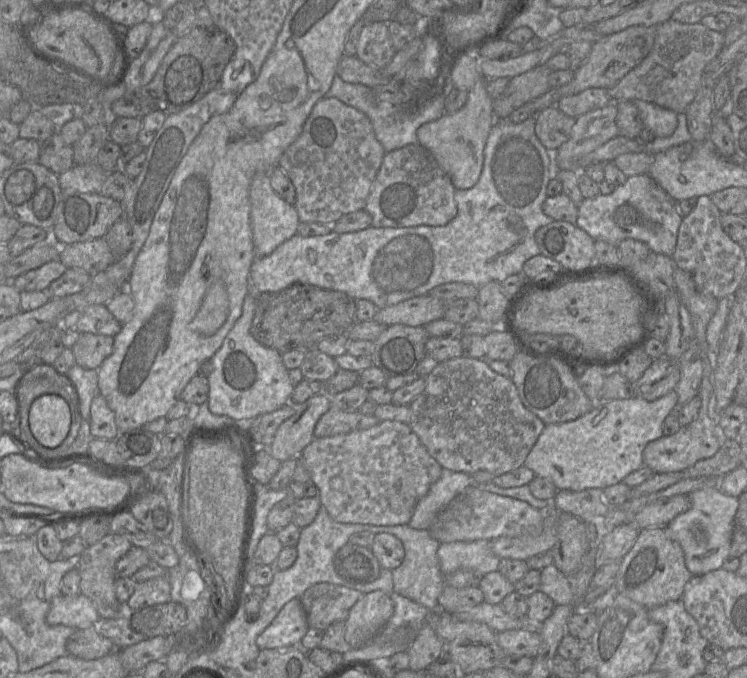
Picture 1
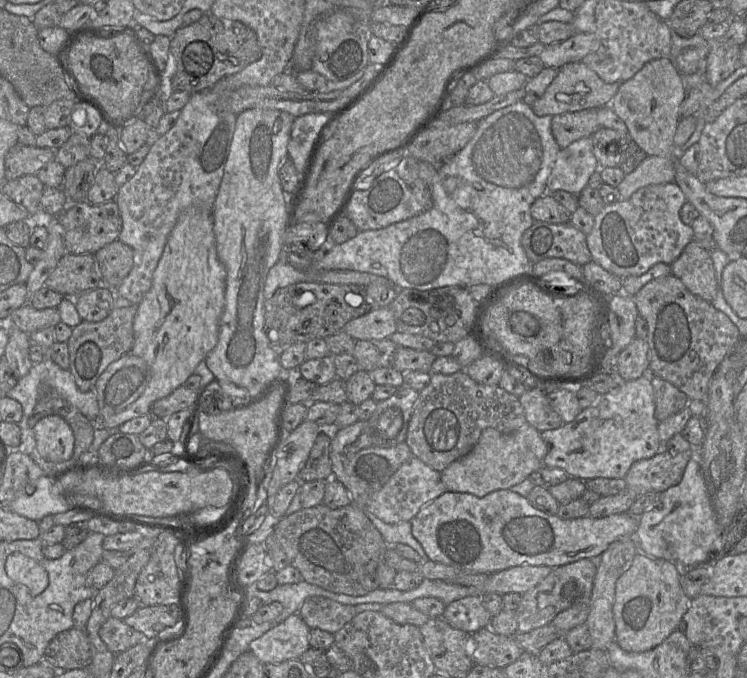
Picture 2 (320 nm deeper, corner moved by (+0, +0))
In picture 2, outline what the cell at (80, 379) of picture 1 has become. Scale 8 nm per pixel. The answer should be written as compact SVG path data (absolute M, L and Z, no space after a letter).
M48 358L41 363L36 363L29 373L20 378L18 383L5 396L17 400L23 408L23 420L19 423L21 429L21 447L19 448L27 455L33 455L35 451L34 430L28 427L28 418L32 415L38 401L46 393L57 393L77 408L86 418L98 423L100 412L95 390L82 392L76 385L73 375L69 370L63 370L52 359Z

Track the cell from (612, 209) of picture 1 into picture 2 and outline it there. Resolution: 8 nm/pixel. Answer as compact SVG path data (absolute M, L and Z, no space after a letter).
M673 181L640 188L628 200L606 205L594 217L593 229L586 236L592 260L620 279L642 275L657 263L672 264L687 244L694 240L691 225L684 224L680 218L680 209L685 201L684 193Z

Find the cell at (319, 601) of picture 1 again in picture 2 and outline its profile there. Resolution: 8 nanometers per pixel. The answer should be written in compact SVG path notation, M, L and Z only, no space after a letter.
M310 596L304 600L298 614L310 629L318 628L335 634L357 615L354 606L323 596Z

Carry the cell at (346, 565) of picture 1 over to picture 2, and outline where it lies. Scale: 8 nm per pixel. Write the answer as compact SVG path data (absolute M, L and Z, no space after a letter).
M320 503L280 518L274 535L285 551L289 564L299 570L303 580L328 591L362 596L376 588L377 568L387 543L363 509L351 503L331 509Z

